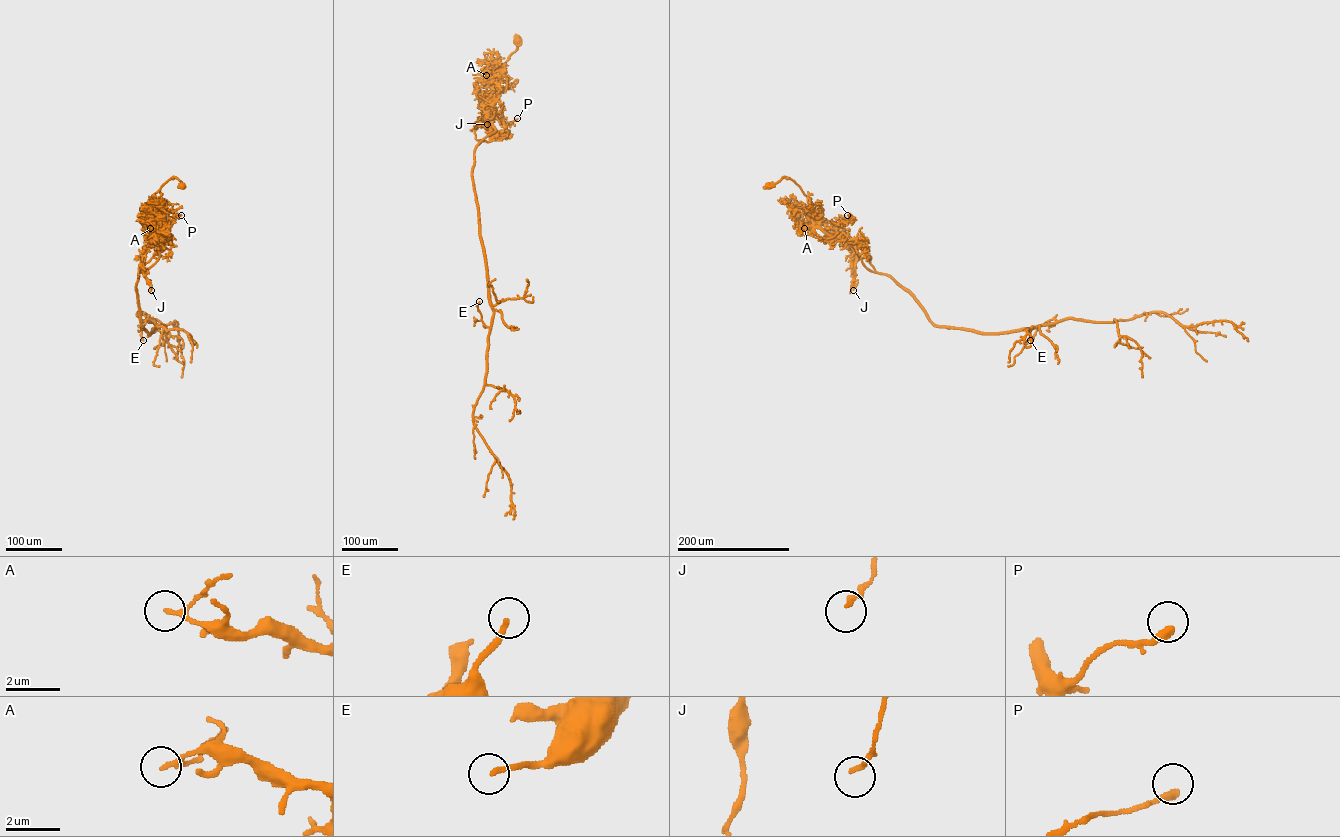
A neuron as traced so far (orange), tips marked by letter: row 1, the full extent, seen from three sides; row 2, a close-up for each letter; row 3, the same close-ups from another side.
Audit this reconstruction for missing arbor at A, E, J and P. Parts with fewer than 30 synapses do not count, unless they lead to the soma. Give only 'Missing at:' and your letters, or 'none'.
Missing at: none

